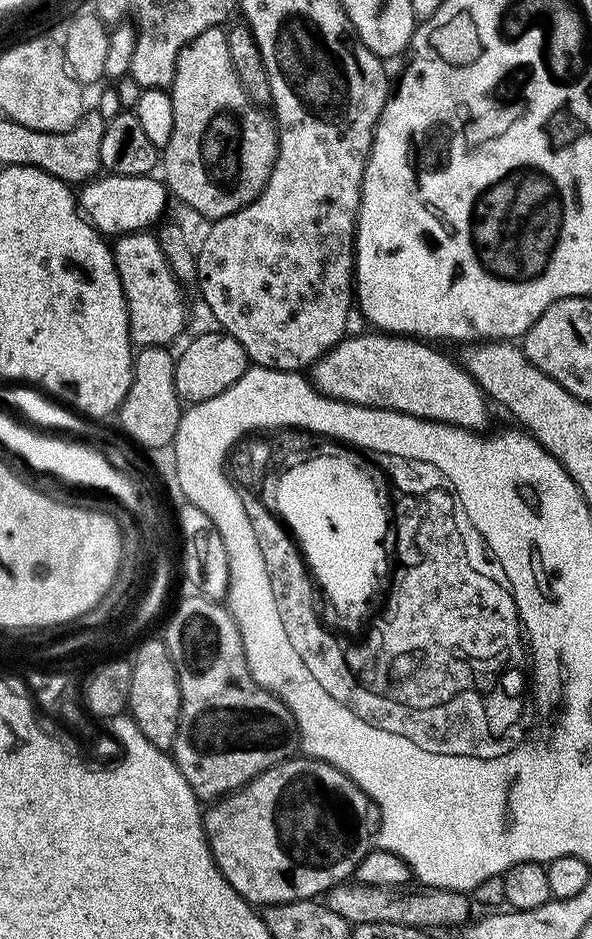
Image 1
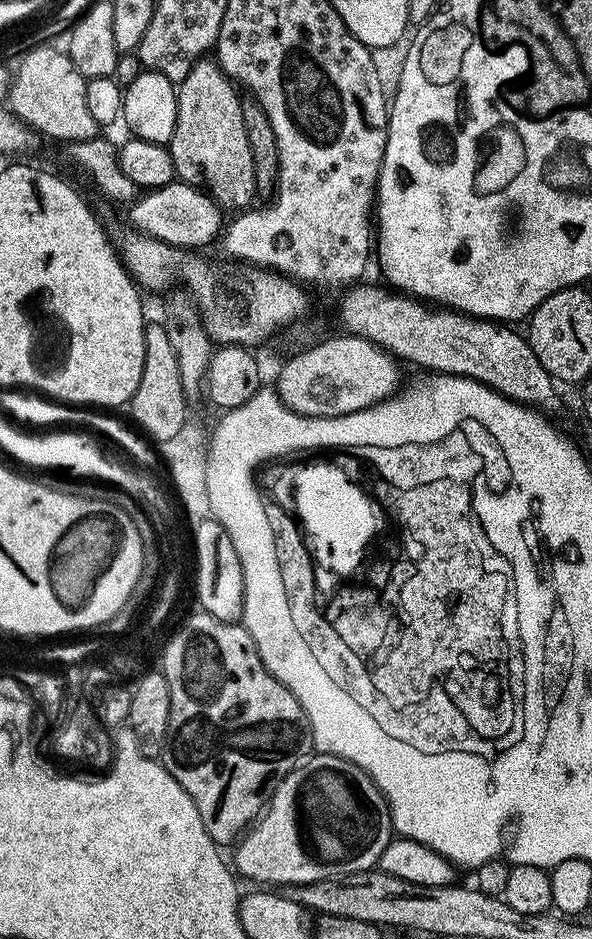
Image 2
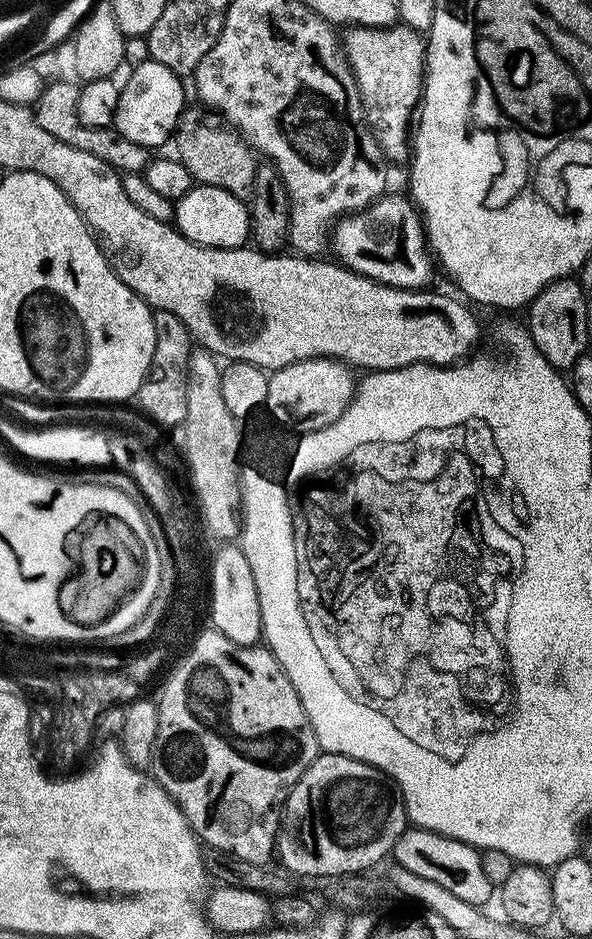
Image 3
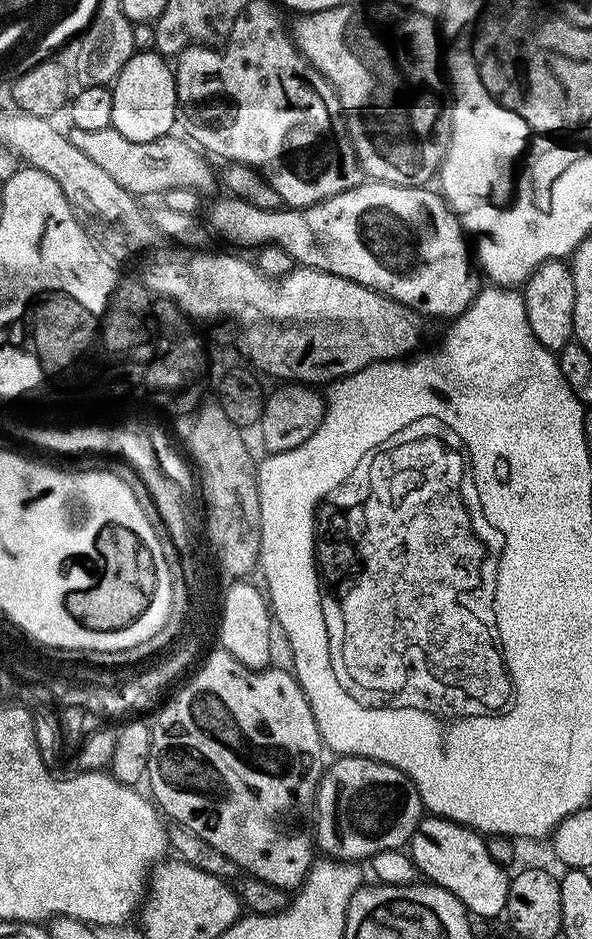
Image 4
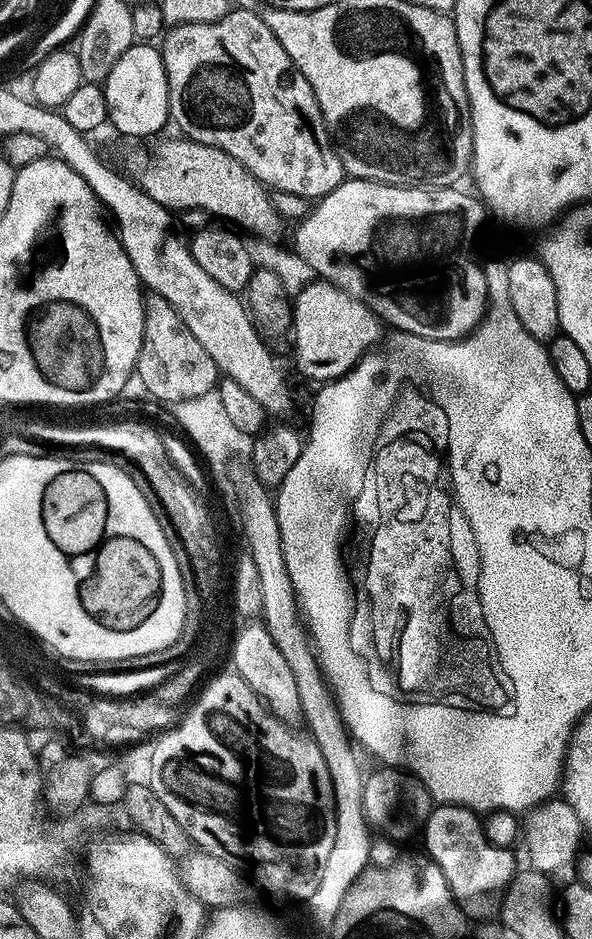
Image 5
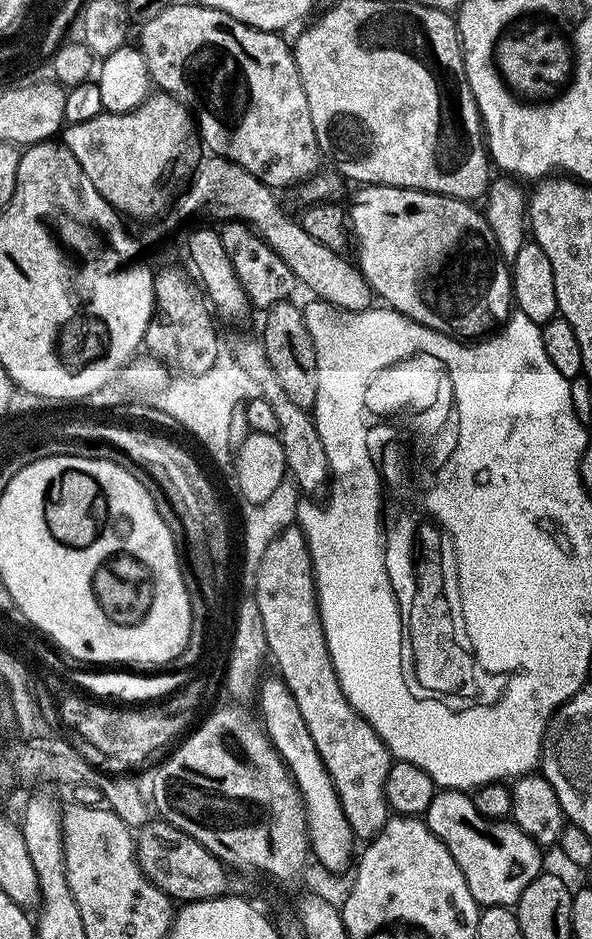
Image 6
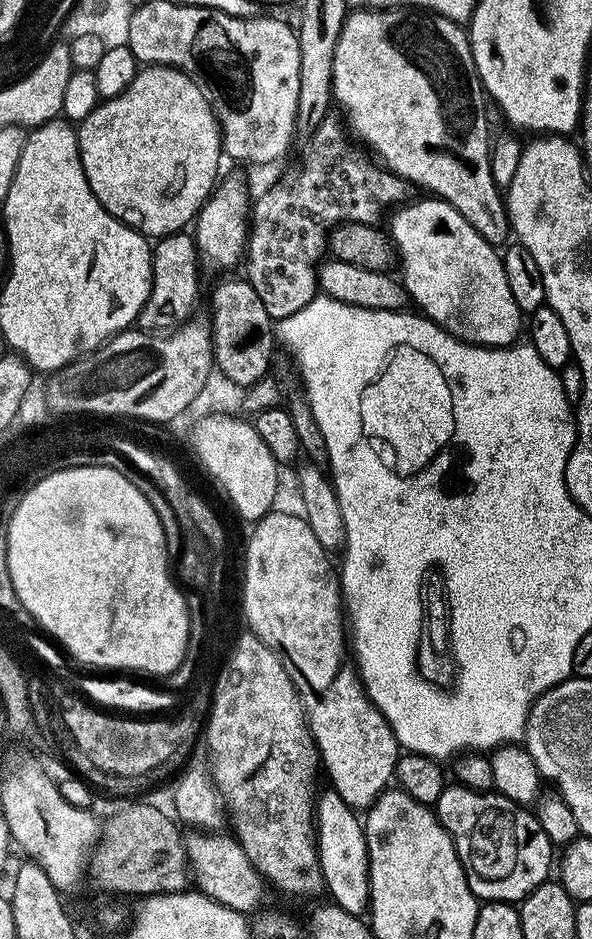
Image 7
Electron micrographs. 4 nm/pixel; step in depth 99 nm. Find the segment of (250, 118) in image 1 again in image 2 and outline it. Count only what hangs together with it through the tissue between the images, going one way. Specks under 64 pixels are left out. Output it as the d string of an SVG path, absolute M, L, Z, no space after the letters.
M201 58L197 60L190 70L190 74L186 74L186 78L179 81L176 89L176 125L172 139L166 145L174 158L174 170L177 177L183 183L205 192L224 210L244 208L251 200L257 199L254 159L250 152L250 141L243 121L242 100L241 97L236 97L235 90L237 91L233 81L225 76L215 59Z

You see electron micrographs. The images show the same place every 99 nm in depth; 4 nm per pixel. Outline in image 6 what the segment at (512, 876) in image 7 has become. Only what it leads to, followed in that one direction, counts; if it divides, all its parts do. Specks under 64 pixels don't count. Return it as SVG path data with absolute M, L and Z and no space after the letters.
M445 788L437 791L436 796L430 802L426 813L426 823L433 834L446 846L446 850L450 850L450 854L454 858L454 862L458 862L458 870L462 870L462 874L466 878L466 886L470 886L470 894L475 898L477 905L480 906L512 906L519 900L522 890L526 890L526 886L530 886L530 882L534 882L536 876L541 875L542 867L540 868L540 852L541 845L535 844L532 839L526 835L517 824L513 824L508 820L488 820L482 814L478 814L478 810L474 806L471 795L467 791L457 790L455 788Z

